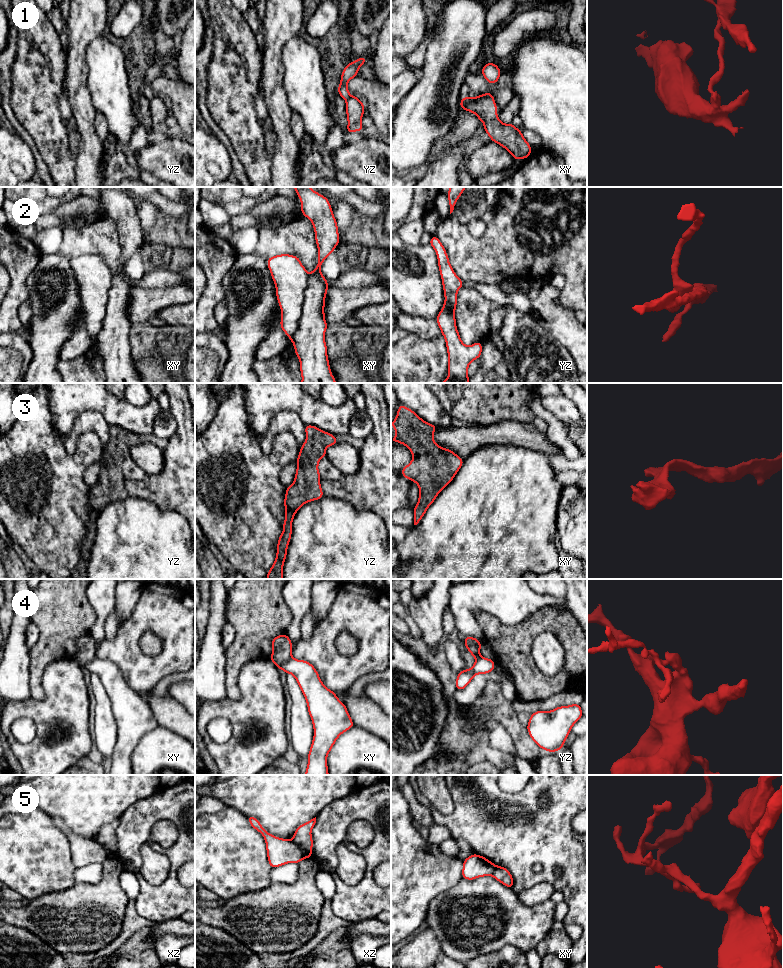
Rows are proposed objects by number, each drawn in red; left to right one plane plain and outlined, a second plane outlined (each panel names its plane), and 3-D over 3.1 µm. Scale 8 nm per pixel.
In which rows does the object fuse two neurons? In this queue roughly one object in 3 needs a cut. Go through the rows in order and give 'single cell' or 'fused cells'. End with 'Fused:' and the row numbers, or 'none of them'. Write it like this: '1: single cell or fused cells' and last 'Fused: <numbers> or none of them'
1: fused cells
2: fused cells
3: single cell
4: fused cells
5: fused cells
Fused: 1, 2, 4, 5

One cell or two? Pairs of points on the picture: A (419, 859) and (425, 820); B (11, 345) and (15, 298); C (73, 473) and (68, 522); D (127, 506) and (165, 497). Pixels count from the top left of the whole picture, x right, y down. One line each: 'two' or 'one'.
A: two
B: two
C: one
D: two

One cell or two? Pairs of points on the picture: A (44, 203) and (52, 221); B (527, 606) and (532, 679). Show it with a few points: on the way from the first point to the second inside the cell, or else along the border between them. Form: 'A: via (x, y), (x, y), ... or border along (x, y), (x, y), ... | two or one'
A: border along (69, 201), (58, 205), (50, 212), (42, 215) | two
B: border along (528, 618), (516, 624), (505, 624) | two

